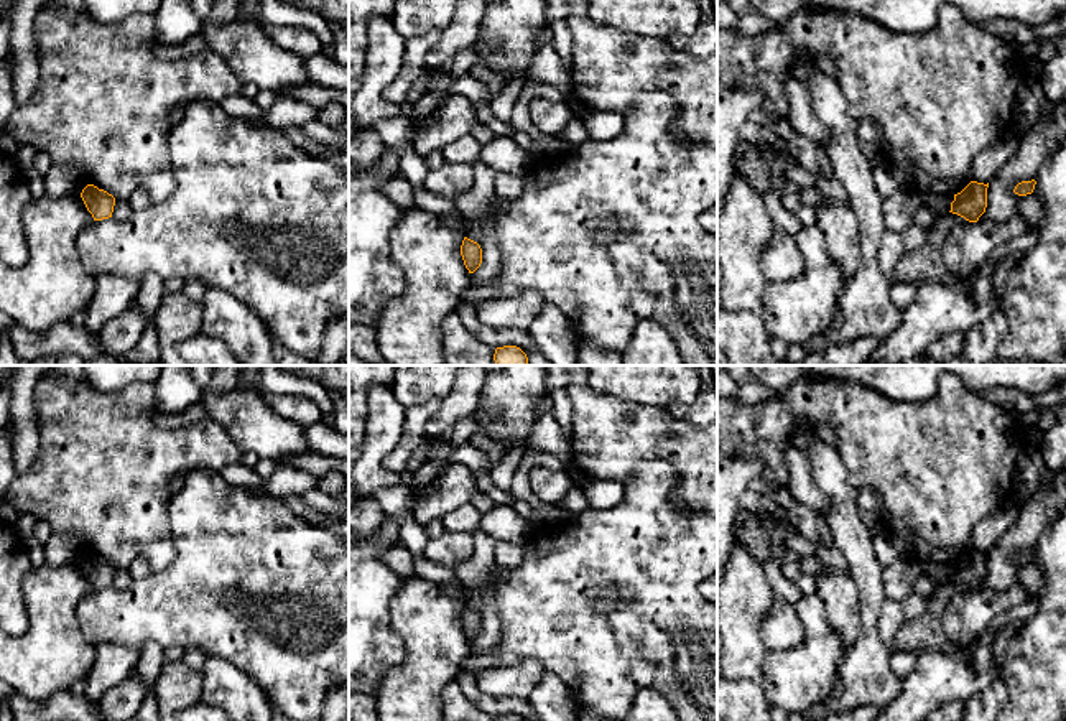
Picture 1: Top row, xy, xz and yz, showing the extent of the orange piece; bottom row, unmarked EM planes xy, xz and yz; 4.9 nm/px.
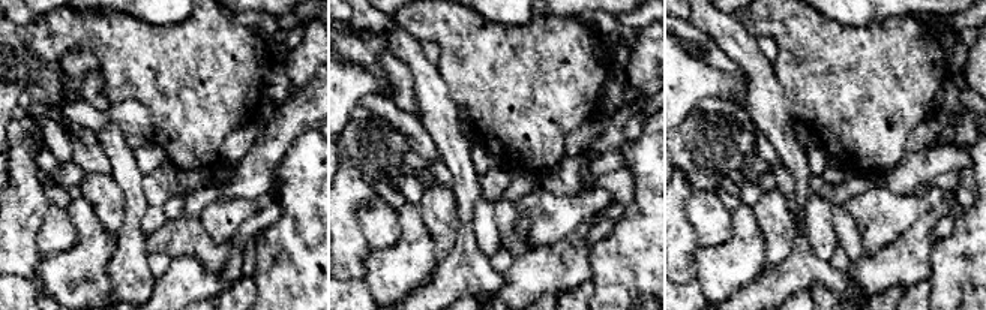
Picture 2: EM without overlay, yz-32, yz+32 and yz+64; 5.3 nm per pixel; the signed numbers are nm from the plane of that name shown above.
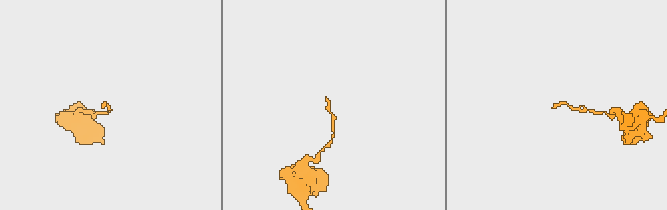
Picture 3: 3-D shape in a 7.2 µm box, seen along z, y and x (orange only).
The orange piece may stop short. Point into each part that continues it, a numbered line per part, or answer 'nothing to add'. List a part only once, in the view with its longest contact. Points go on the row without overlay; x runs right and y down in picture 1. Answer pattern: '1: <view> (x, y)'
nothing to add

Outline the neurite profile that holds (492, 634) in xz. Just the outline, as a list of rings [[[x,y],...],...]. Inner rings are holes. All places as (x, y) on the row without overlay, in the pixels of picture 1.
[[[485,601],[482,604],[482,632],[470,642],[474,650],[490,650],[503,642],[503,630],[500,624],[500,616],[494,601]]]

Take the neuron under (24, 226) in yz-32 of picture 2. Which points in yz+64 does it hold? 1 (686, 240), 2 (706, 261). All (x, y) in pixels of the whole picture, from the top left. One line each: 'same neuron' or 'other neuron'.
1: same neuron
2: other neuron

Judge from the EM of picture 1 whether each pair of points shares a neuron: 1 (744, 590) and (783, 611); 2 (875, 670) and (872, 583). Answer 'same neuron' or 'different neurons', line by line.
1: different neurons
2: same neuron

